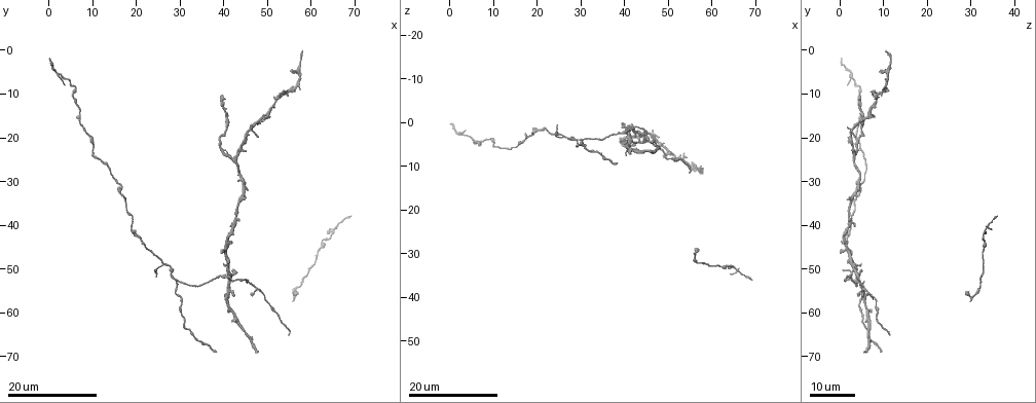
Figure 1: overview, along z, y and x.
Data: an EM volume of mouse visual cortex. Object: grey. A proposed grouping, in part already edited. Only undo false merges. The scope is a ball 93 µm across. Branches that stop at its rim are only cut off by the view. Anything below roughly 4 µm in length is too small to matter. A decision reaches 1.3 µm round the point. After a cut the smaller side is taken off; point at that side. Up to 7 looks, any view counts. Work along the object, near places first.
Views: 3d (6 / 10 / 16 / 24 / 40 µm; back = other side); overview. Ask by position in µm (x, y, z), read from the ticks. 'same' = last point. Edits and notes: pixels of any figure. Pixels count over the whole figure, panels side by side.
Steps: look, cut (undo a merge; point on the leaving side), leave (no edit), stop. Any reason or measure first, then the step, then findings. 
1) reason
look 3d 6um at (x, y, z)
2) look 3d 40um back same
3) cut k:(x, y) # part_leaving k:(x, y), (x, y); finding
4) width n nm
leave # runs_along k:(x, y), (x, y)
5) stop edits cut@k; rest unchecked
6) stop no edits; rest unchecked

three arms meet
look 3d 24um at (41.5, 24.5, 3.5)

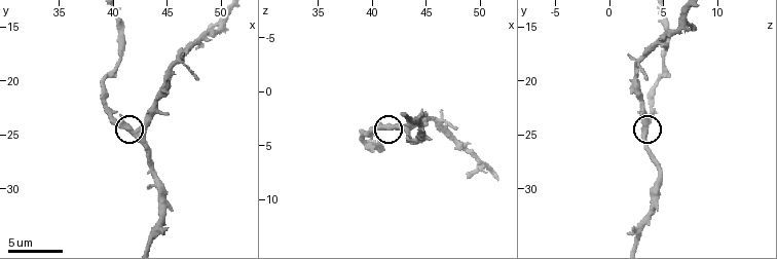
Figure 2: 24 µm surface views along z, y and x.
look 3d 10um at (42.0, 24.6, 3.4)

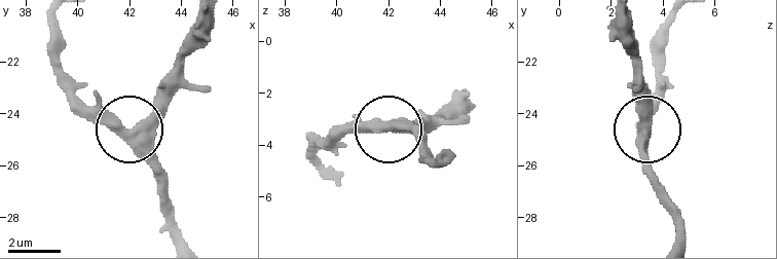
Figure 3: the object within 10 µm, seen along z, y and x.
closer look
look 3d 6um at (42.2, 24.7, 3.2)

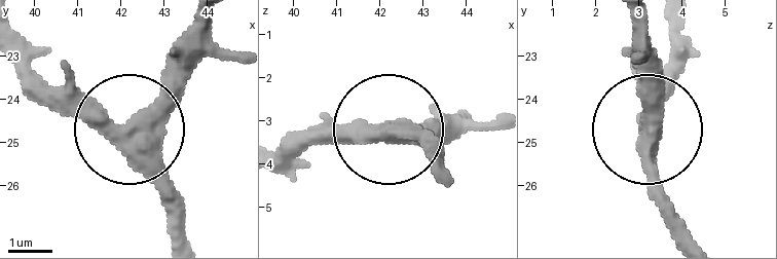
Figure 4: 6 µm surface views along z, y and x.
width 430 nm
leave # runs_along 4:(447, 179), (406, 135), (373, 123), (289, 135); all the same cell

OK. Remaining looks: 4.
calibre changes
look 3d 16um at (6.0, 9.0, 4.5)

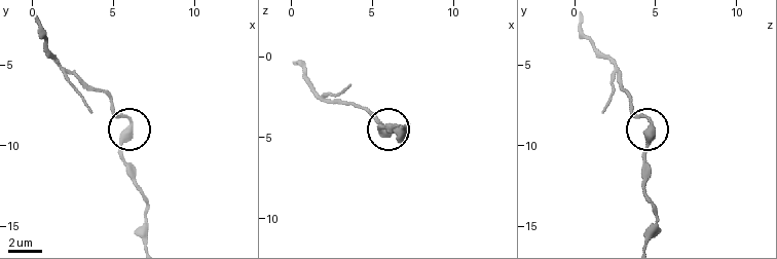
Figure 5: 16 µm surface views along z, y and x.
look 3d 10um at (5.9, 8.3, 4.5)

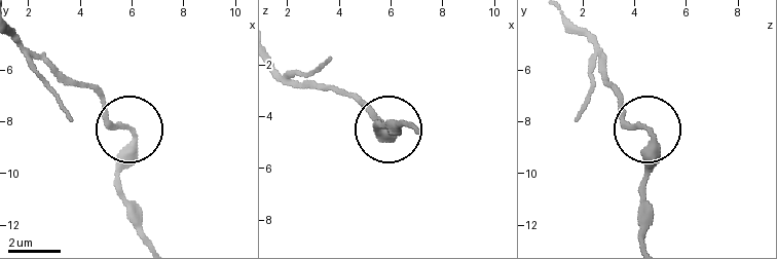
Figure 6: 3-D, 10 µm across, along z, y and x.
leave # runs_along 6:(150, 238), (119, 179), (119, 159), (132, 133), (81, 82); all the same cell

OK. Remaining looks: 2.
three-way junction
look 3d 16um at (29.0, 52.5, 4.0)

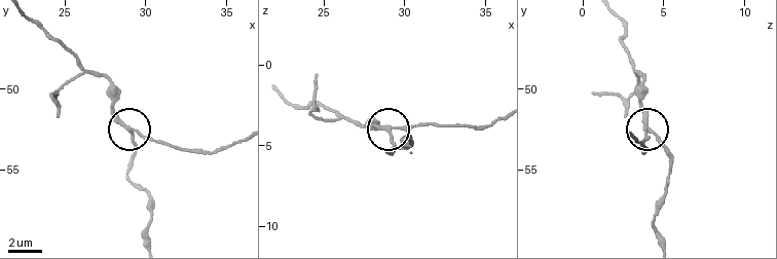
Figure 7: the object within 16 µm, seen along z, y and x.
look 3d 10um at (29.0, 52.3, 4.1)

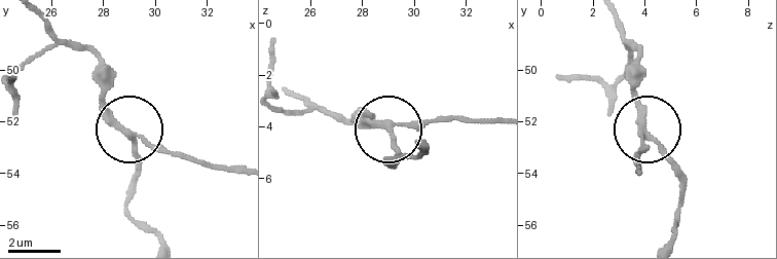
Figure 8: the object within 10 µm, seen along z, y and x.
cut 8:(169, 152) # part_leaving 8:(140, 134), (163, 149), (236, 167); a second cell is stuck on

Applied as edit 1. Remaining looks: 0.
stop edits cut@8; rest unchecked

